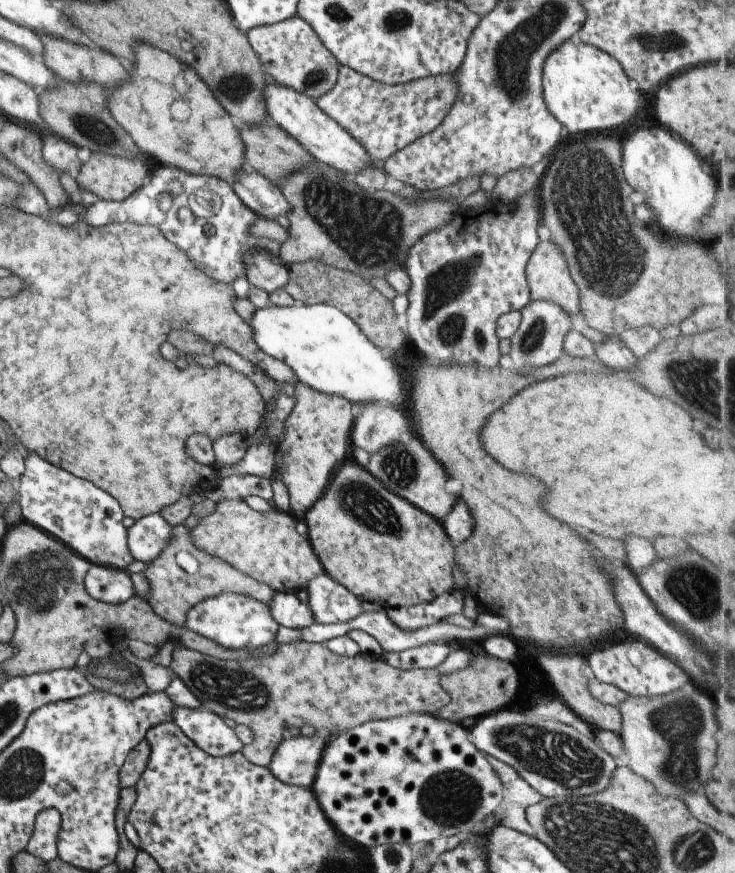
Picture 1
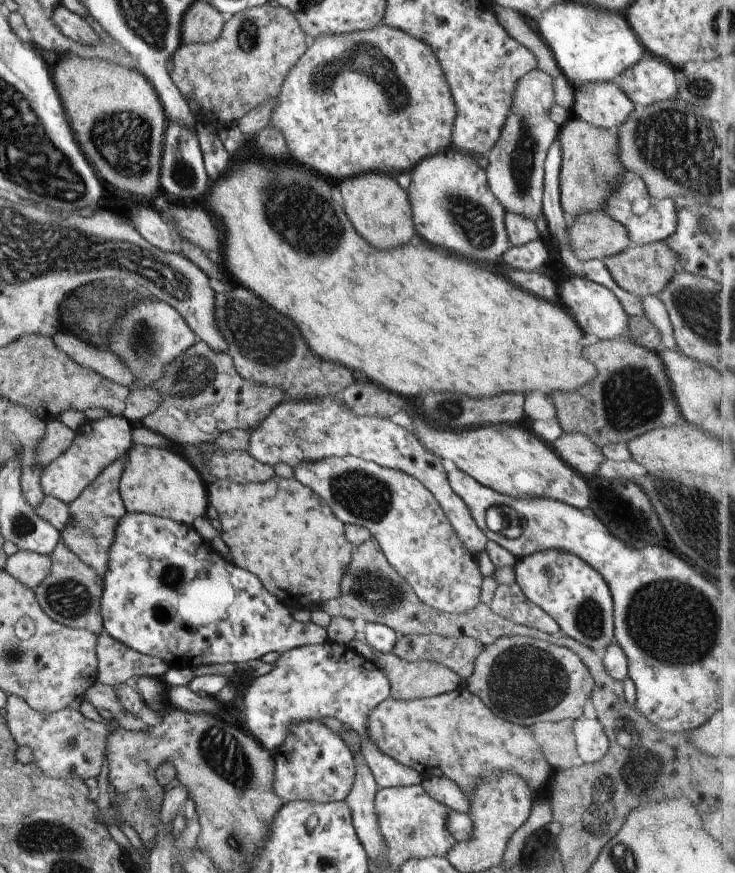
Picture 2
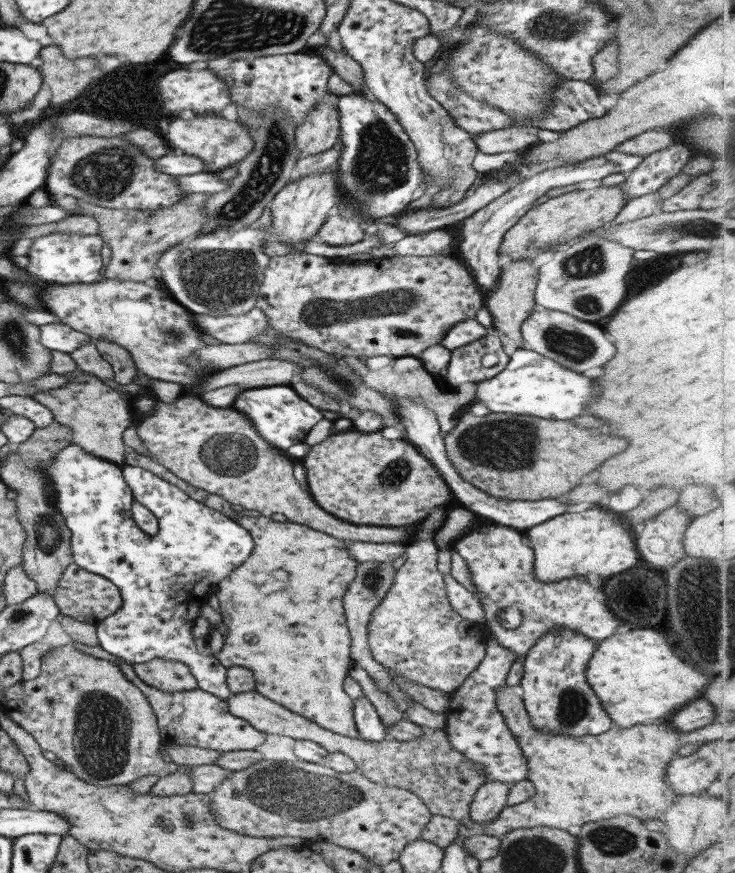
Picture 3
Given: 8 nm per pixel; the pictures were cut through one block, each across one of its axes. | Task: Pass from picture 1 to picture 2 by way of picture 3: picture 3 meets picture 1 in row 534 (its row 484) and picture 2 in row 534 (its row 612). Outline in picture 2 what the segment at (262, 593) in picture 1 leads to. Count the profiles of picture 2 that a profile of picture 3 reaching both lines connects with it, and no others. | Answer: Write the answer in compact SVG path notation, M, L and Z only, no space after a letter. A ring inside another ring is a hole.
M275 474L263 482L234 483L227 482L227 479L215 479L208 486L208 497L209 504L217 512L217 520L221 524L219 536L229 549L229 554L231 554L231 558L233 559L232 563L256 576L257 580L263 585L263 588L280 603L283 603L288 609L312 609L319 604L323 606L323 602L340 596L340 578L349 564L354 546L345 538L345 524L331 512L325 501L319 498L308 486L301 484L294 477L282 478Z

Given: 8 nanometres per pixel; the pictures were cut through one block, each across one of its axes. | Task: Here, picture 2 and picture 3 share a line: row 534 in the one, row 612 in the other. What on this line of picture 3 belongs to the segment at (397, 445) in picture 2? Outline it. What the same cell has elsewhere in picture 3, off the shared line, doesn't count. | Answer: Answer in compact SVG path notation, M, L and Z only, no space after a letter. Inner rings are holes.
M449 573L443 574L442 577L446 597L451 608L465 620L481 623L484 612L476 594L463 588L463 585L459 584L459 581L455 580Z

